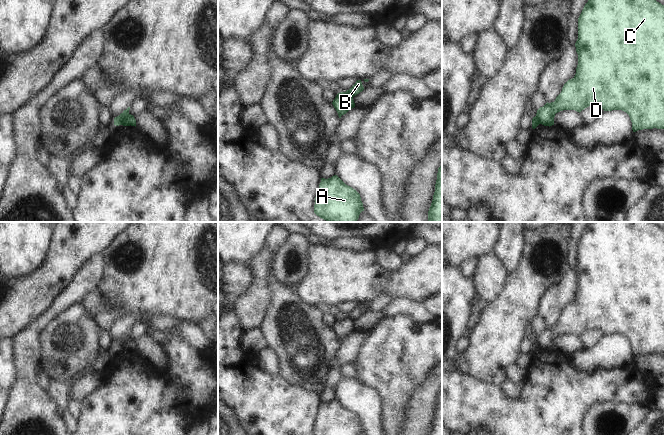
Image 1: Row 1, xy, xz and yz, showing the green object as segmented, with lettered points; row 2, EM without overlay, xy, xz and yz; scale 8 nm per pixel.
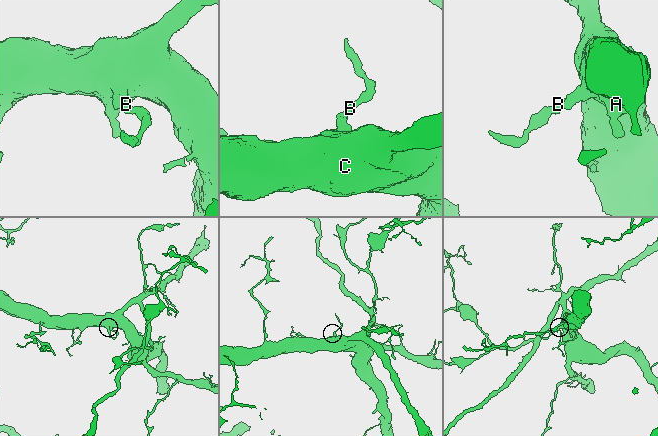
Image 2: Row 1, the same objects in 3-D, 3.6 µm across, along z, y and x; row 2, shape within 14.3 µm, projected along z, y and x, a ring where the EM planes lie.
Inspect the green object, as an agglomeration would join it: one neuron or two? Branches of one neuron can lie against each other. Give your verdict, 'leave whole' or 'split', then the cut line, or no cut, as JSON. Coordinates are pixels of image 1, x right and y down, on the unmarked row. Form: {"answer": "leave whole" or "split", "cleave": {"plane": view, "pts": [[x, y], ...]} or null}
{"answer": "split", "cleave": {"plane": "xy", "pts": [[129, 338], [121, 348]]}}

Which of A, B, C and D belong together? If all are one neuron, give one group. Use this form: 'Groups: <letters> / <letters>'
Groups: A C D / B

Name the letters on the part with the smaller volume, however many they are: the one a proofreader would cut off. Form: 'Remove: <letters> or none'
Remove: B

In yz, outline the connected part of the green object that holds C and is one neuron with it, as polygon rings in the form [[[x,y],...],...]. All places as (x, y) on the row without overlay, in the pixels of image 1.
[[[589,222],[578,242],[576,298],[563,310],[554,326],[537,334],[544,350],[554,349],[555,338],[563,334],[581,336],[593,329],[604,335],[622,334],[632,346],[632,354],[664,353],[664,229],[654,222]]]

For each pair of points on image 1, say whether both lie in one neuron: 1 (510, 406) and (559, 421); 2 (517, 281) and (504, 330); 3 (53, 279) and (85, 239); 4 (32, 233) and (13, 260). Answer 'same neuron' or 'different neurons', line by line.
1: same neuron
2: same neuron
3: same neuron
4: same neuron

